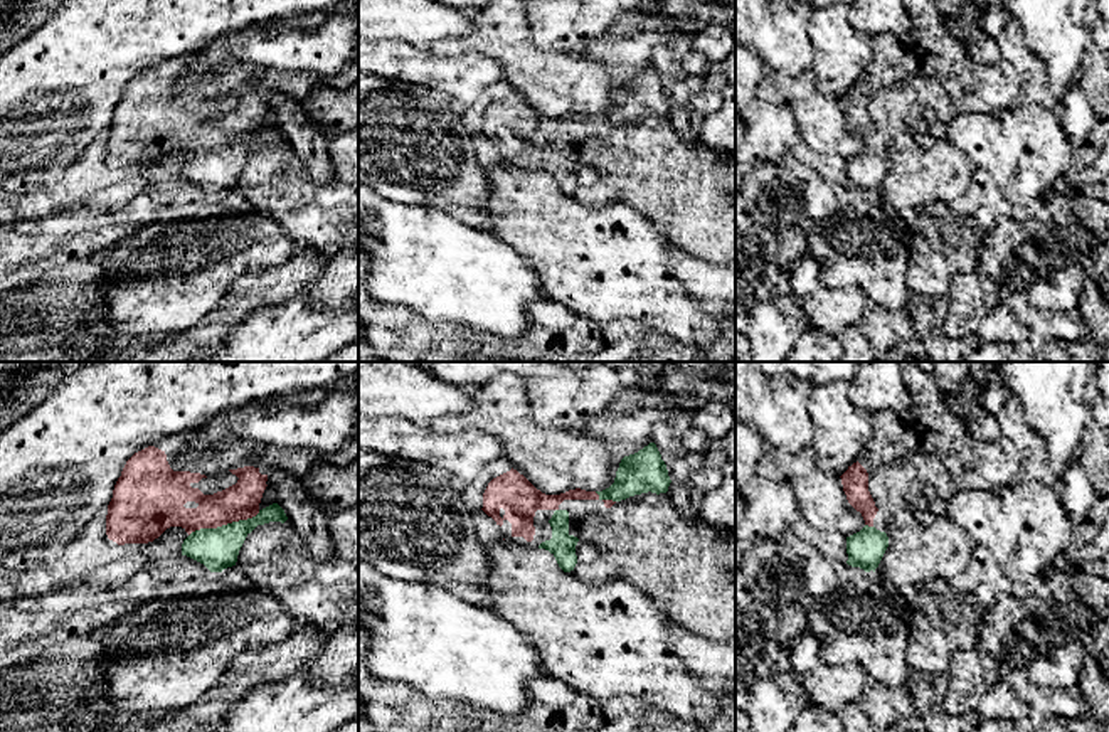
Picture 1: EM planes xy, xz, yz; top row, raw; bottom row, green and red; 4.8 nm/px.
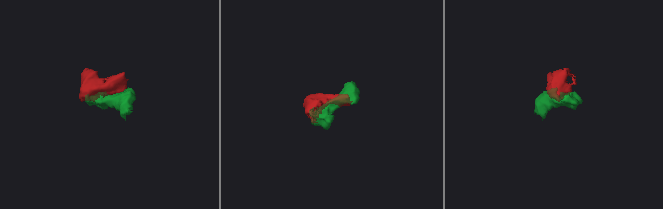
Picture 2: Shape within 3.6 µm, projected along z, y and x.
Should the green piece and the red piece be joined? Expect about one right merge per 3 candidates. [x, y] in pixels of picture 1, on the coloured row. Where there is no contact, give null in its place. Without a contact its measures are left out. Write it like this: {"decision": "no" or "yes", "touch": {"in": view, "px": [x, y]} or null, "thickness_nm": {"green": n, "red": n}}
{"decision": "yes", "touch": {"in": "xy", "px": [224, 525]}, "thickness_nm": {"green": 200, "red": 180}}

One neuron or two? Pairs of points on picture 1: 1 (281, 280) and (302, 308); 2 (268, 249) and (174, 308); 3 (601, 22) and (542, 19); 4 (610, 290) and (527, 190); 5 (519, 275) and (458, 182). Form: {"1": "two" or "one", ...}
{"1": "two", "2": "one", "3": "one", "4": "one", "5": "two"}

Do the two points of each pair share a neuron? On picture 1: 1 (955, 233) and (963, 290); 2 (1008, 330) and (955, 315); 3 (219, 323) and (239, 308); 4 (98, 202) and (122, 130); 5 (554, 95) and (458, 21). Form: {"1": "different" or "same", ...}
{"1": "different", "2": "same", "3": "same", "4": "different", "5": "different"}

